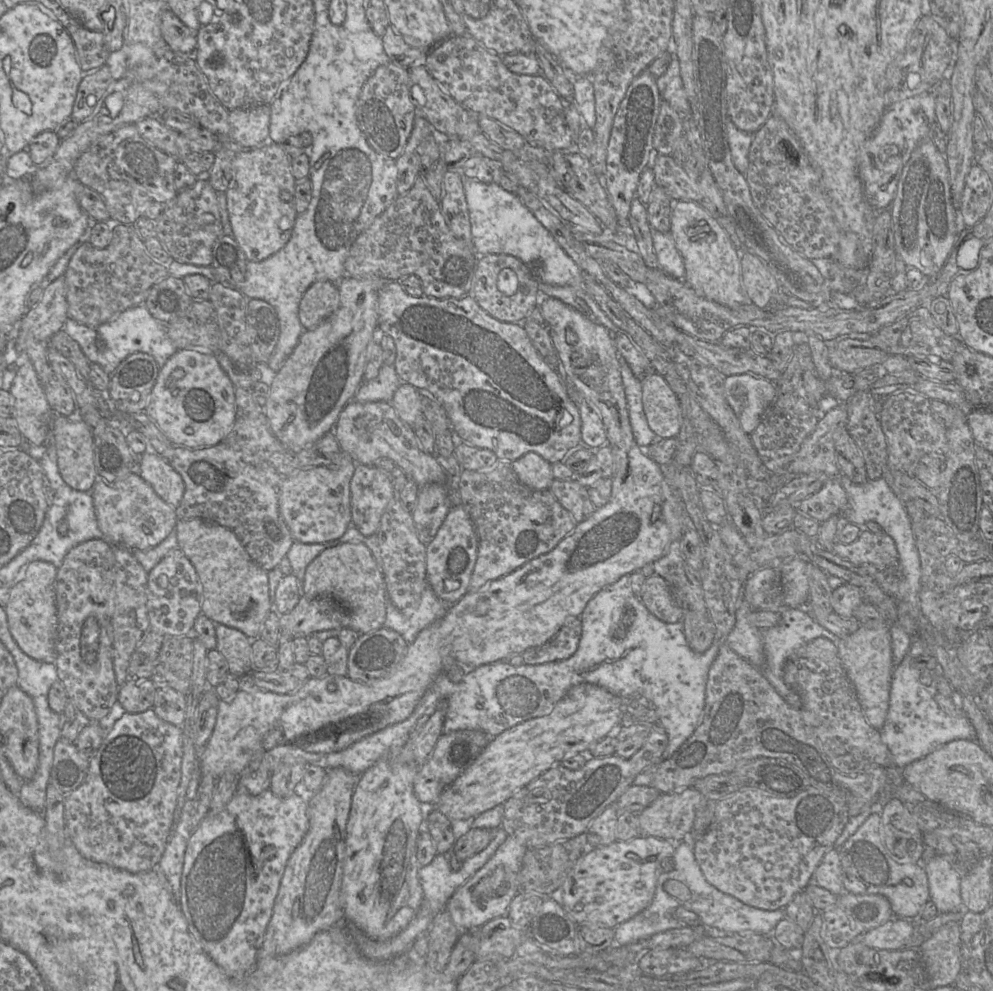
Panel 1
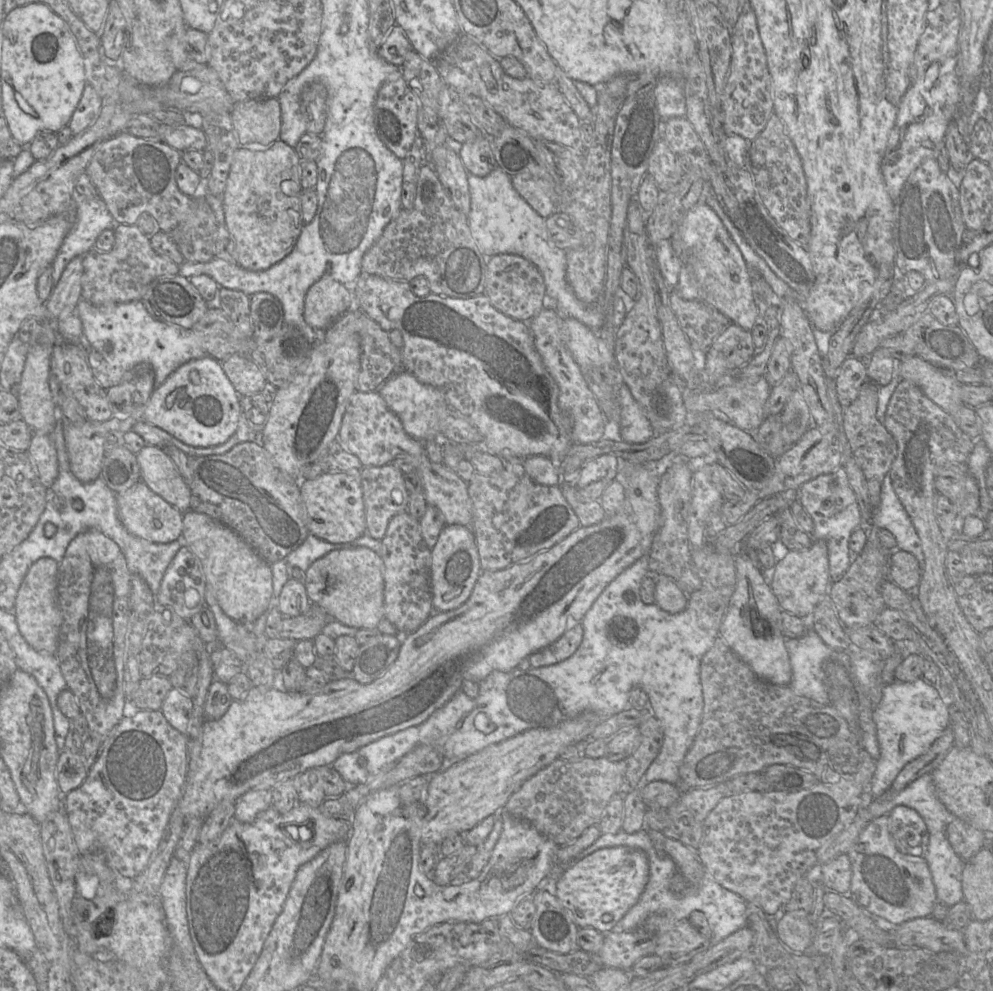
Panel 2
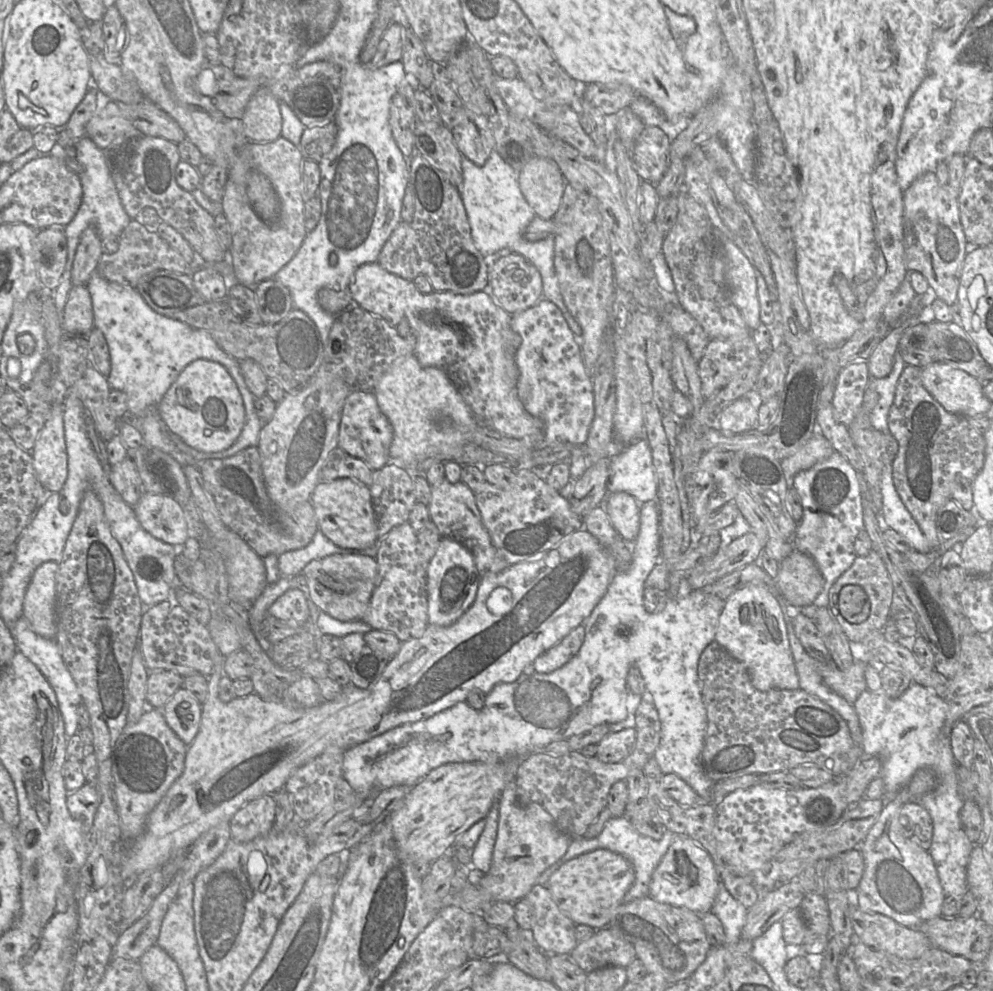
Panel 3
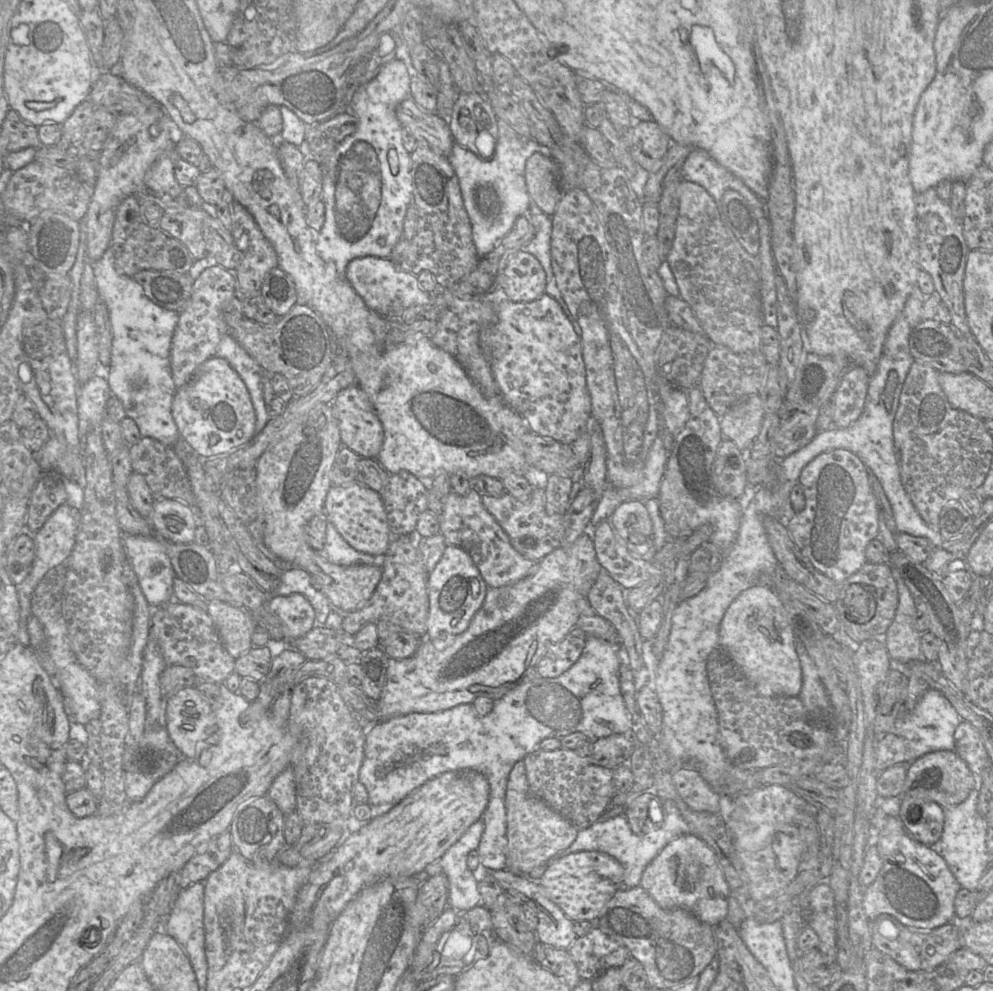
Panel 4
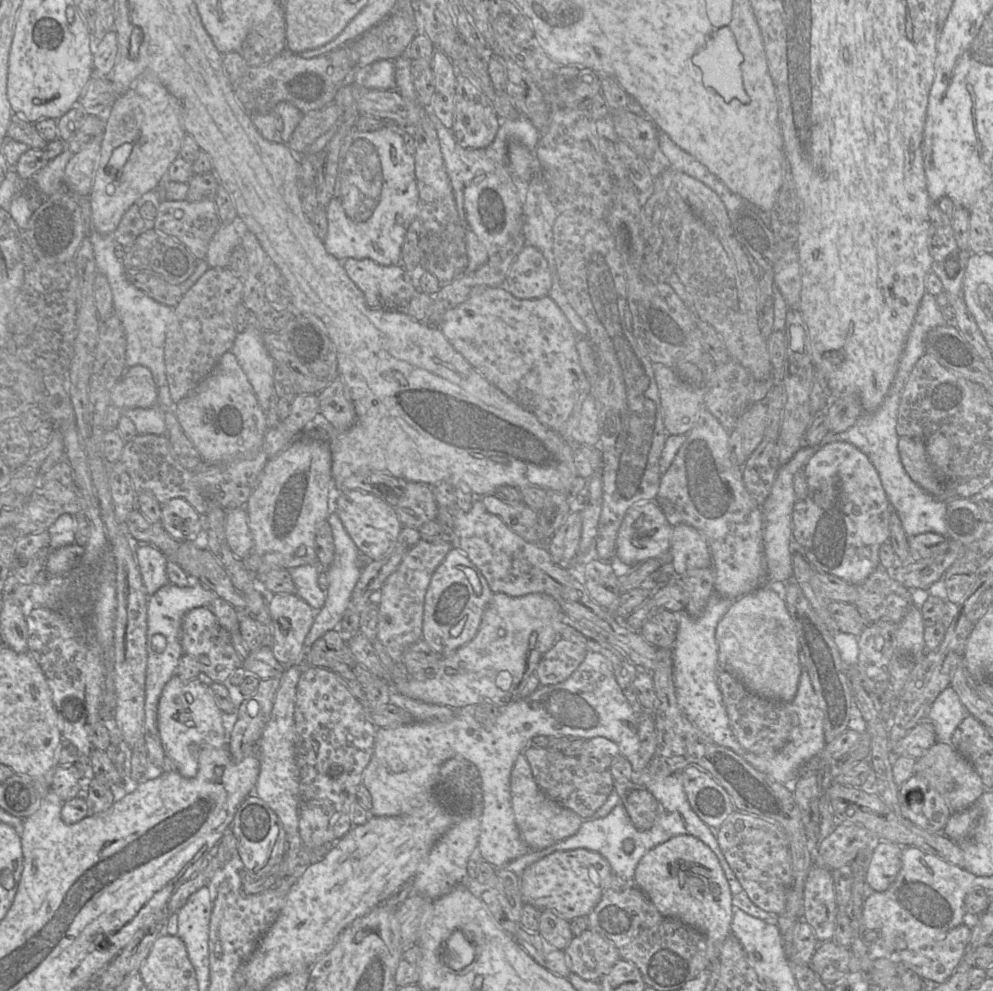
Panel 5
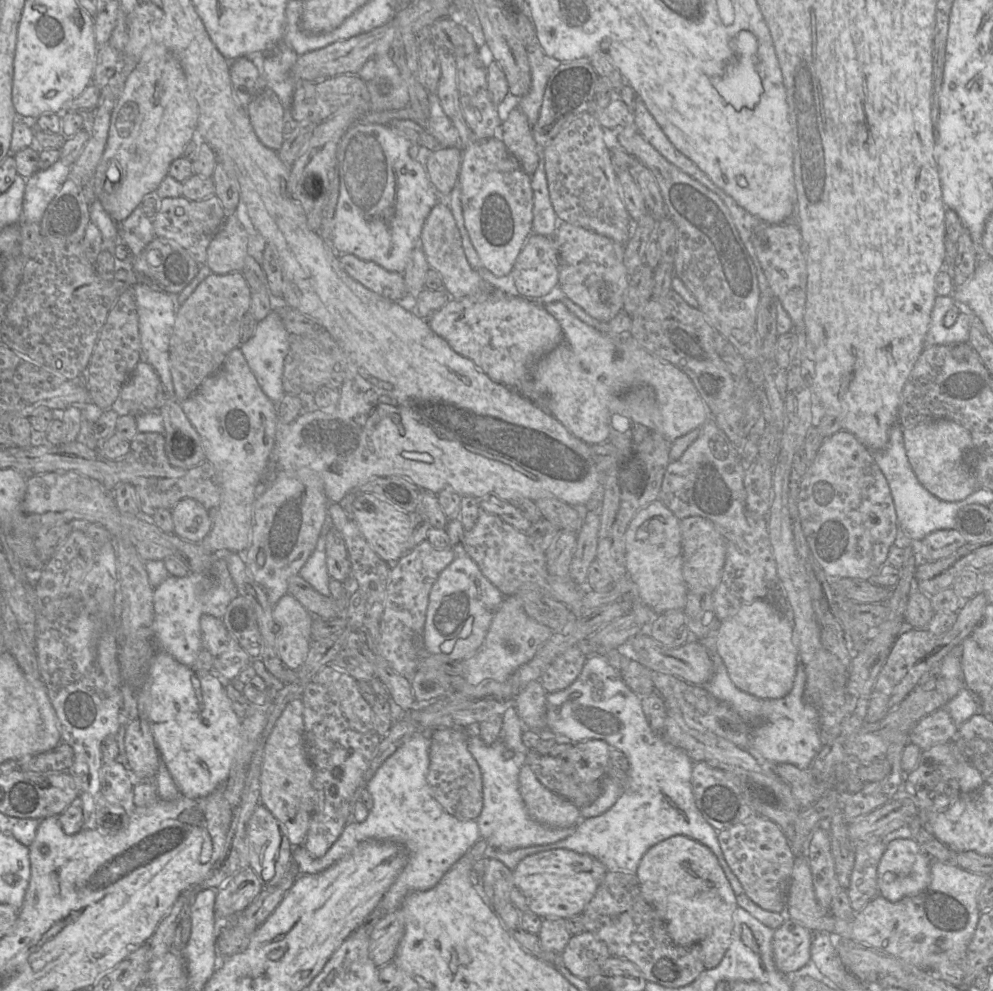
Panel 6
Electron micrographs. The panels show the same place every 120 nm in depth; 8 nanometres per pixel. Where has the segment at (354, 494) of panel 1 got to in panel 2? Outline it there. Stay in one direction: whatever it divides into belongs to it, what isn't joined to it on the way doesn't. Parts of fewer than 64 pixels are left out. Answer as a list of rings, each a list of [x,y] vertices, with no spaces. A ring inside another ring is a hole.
[[[393,464],[360,470],[366,533],[381,540],[392,517],[408,511],[409,493],[403,473]]]

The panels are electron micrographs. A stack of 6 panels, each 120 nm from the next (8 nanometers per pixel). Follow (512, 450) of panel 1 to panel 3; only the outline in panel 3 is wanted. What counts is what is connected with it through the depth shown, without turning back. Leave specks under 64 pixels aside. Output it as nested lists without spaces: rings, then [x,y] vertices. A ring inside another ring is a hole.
[[[378,262],[359,266],[348,289],[355,305],[385,319],[392,326],[397,326],[402,320],[408,321],[411,333],[416,338],[413,354],[420,365],[443,370],[480,424],[504,436],[528,440],[534,447],[546,444],[543,422],[525,410],[517,394],[519,371],[515,354],[521,338],[511,328],[512,315],[501,308],[488,291],[469,295],[435,291],[424,294],[417,290],[413,281],[388,272]]]

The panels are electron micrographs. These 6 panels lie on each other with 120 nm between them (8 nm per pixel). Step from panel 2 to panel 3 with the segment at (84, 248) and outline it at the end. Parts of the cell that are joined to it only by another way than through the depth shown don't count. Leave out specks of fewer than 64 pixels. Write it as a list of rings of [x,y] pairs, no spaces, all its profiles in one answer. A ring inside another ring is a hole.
[[[88,136],[77,140],[74,144],[74,148],[76,151],[76,158],[83,166],[83,171],[79,175],[83,187],[83,196],[76,215],[69,224],[63,227],[67,239],[67,262],[60,283],[53,292],[53,299],[59,313],[61,327],[63,309],[69,292],[73,287],[71,272],[82,233],[89,226],[94,226],[97,229],[101,240],[106,240],[110,236],[120,236],[122,231],[132,220],[121,203],[118,191],[107,165],[106,152],[100,149]]]

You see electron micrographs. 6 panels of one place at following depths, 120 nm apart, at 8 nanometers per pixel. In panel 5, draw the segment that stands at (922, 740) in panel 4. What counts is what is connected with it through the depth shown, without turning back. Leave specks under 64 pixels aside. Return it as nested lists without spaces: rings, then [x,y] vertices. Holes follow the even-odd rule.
[[[949,686],[932,703],[926,719],[933,724],[937,742],[950,743],[955,729],[967,716],[957,693]]]

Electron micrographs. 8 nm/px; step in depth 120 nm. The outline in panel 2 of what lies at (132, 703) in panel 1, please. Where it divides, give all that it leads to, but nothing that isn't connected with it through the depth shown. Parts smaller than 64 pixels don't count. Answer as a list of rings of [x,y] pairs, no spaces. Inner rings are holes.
[[[154,674],[141,679],[131,702],[140,710],[160,710],[171,689],[172,685],[167,676]]]

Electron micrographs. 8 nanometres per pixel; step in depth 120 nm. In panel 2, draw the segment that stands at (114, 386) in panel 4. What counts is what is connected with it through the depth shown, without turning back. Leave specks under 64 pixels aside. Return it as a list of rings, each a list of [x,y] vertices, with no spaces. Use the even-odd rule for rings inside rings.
[[[80,299],[75,312],[82,321],[86,341],[103,355],[107,363],[110,386],[119,384],[125,372],[136,364],[146,361],[154,367],[155,389],[181,365],[198,359],[198,355],[192,355],[192,347],[197,347],[199,344],[195,341],[194,335],[190,334],[191,329],[154,319],[142,300],[95,306]],[[111,343],[112,350],[108,351],[106,344]]]

